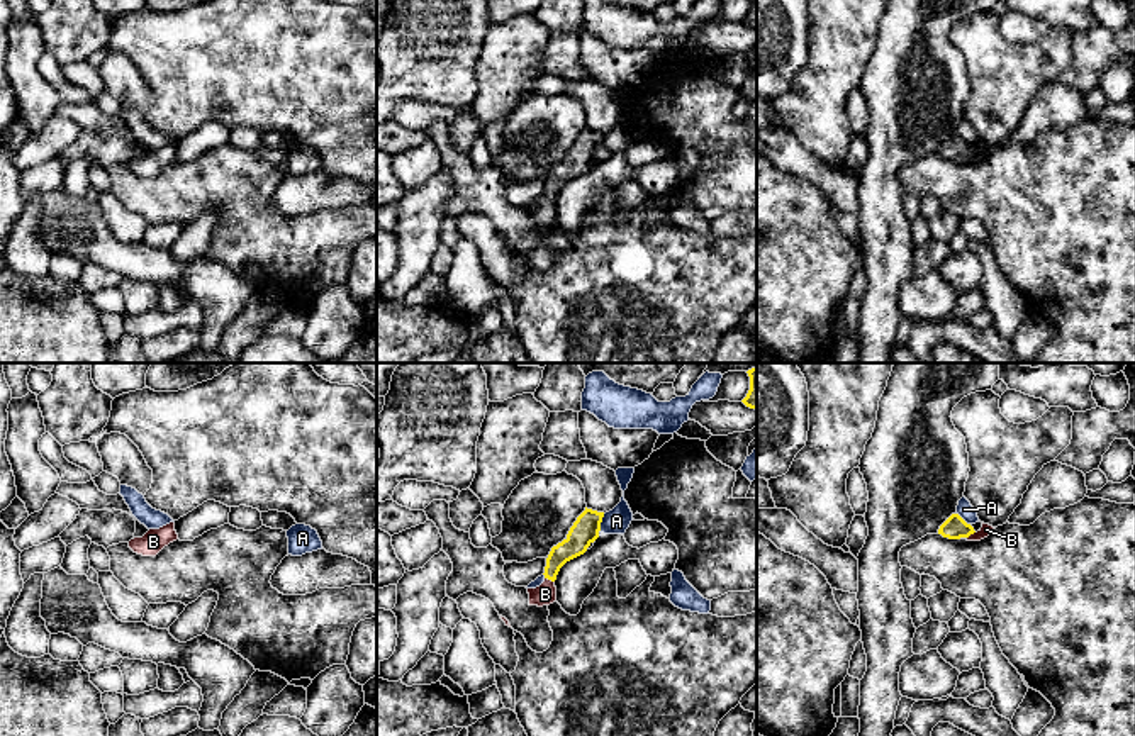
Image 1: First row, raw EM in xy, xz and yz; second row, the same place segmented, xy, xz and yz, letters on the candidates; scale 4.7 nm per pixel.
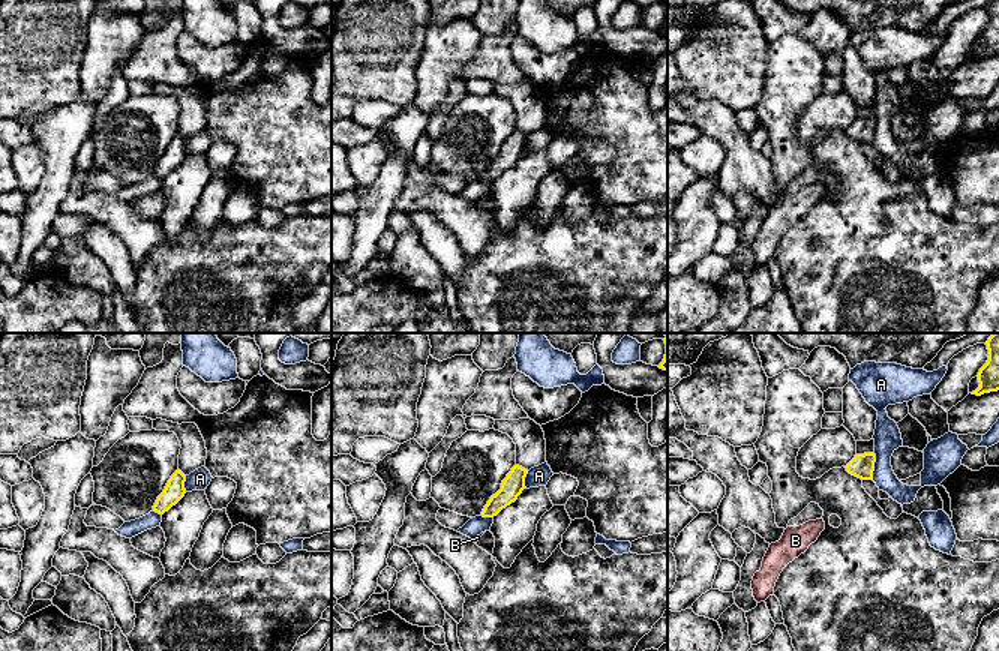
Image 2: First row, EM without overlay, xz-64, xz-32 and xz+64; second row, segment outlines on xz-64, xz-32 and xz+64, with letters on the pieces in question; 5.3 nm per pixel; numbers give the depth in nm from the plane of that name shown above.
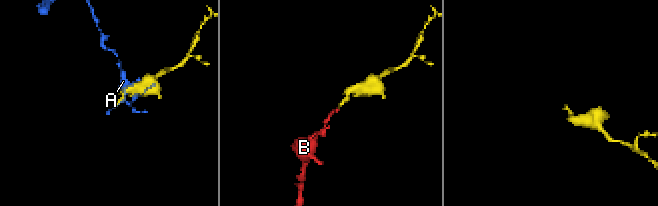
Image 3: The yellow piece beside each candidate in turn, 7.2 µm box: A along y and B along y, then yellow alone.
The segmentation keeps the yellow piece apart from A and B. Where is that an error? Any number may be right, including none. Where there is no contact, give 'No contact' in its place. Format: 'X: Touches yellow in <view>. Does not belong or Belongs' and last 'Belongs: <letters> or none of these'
A: Touches yellow in xz. Does not belong
B: Touches yellow in xz. Belongs
Belongs: B

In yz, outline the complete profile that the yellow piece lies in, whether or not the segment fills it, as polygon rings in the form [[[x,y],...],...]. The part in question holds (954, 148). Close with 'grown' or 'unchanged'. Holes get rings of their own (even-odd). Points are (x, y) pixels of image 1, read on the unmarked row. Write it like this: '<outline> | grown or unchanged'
[[[952,134],[938,149],[938,154],[948,159],[965,158],[967,161],[981,161],[994,151],[992,146],[984,144],[976,153],[970,144],[967,144],[959,134]]] | grown

